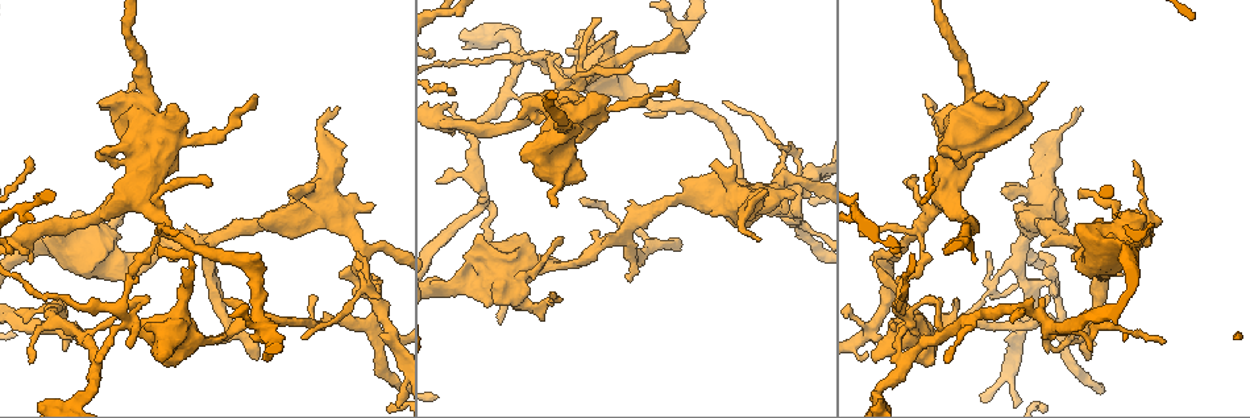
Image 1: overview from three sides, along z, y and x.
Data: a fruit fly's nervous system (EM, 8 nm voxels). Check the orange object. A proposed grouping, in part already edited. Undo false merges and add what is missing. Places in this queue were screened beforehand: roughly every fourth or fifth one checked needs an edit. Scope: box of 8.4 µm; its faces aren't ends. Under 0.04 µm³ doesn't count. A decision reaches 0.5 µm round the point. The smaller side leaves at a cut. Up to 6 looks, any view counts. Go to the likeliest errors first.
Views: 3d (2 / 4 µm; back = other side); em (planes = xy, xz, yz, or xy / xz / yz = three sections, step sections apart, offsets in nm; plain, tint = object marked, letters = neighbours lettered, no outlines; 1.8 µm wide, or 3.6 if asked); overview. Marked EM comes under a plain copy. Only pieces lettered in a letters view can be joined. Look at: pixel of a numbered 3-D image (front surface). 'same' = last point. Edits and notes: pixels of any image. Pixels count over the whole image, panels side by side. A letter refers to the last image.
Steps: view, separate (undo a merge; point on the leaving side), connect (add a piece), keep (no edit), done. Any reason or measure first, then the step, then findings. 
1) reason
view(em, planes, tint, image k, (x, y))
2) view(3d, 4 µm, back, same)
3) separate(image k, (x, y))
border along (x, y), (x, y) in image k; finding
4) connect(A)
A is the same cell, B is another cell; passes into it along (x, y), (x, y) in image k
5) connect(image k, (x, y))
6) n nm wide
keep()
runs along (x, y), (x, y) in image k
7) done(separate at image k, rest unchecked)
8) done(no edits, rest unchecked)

four arms meet
view(3d, 4 µm, back, image 1, (545, 65))

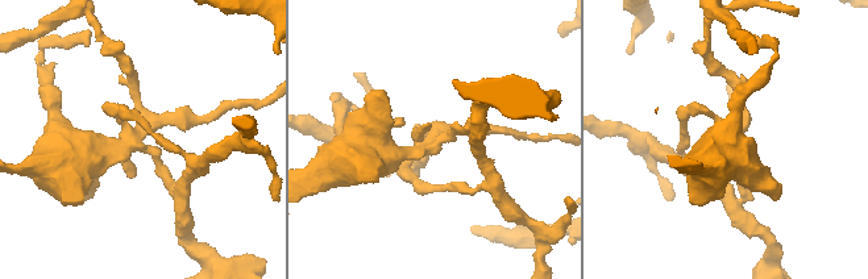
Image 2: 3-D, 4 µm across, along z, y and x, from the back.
view(em, planes, letters, image 2, (140, 143))

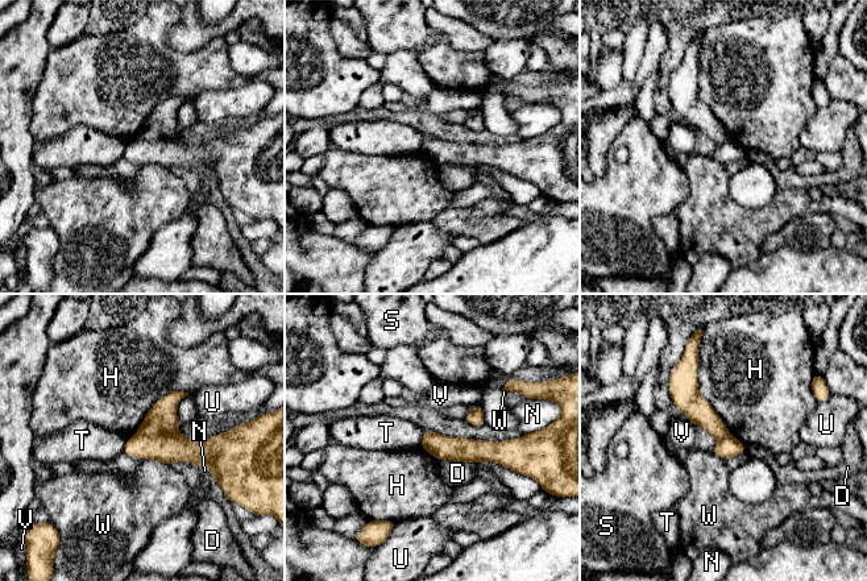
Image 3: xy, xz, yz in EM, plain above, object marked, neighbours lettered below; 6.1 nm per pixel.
separate(image 3, (162, 418))
D, H, N, S, T, U, V and W are other cells; border along (137, 432), (144, 435), (175, 434) in image 3; two cells meet here

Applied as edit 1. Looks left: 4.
view(overview)

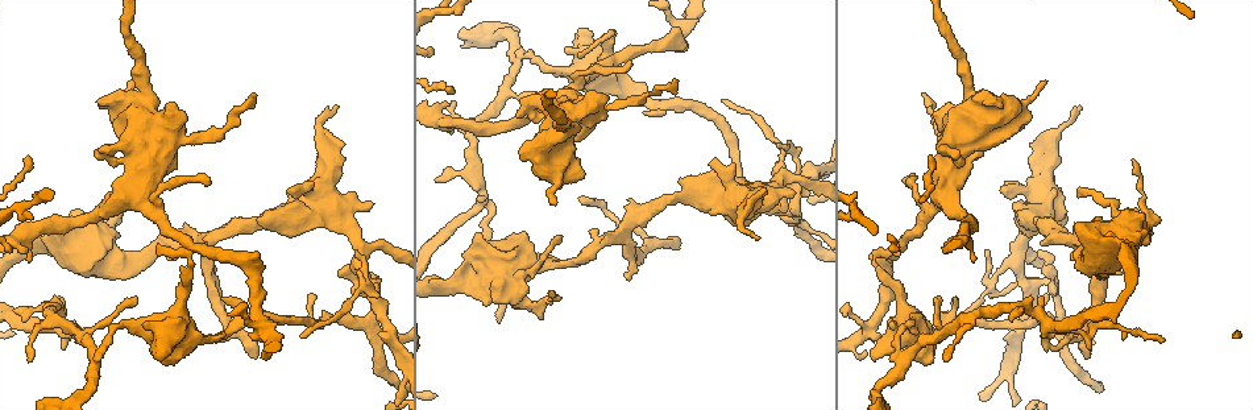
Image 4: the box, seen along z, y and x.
a fork
view(em, planes, letters, image 4, (1029, 284))

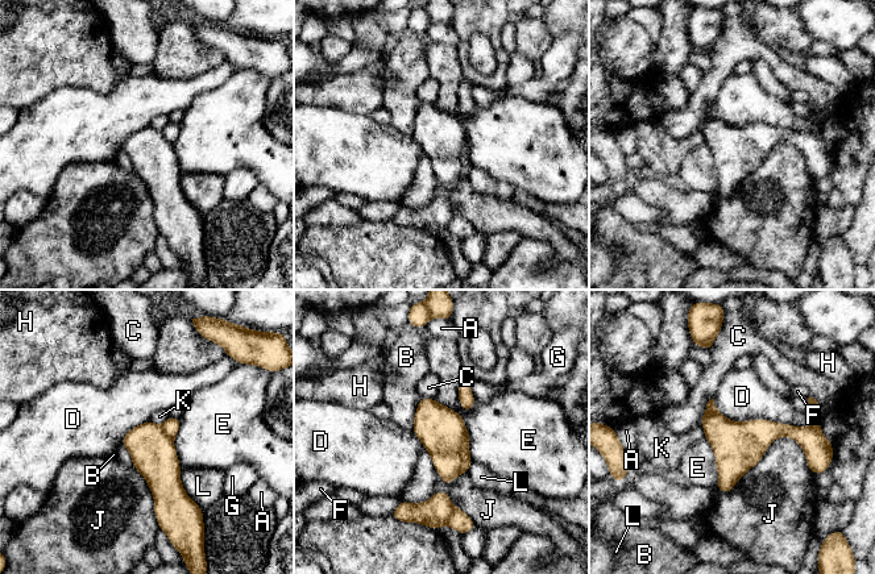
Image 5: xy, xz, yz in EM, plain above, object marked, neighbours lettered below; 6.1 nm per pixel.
280 nm wide
keep()
A, B, C, D, E, F, G, H, J, K and L are other cells; one cell here

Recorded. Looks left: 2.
sharp bend
view(em, xz, step 4, tint, image 4, (886, 263))

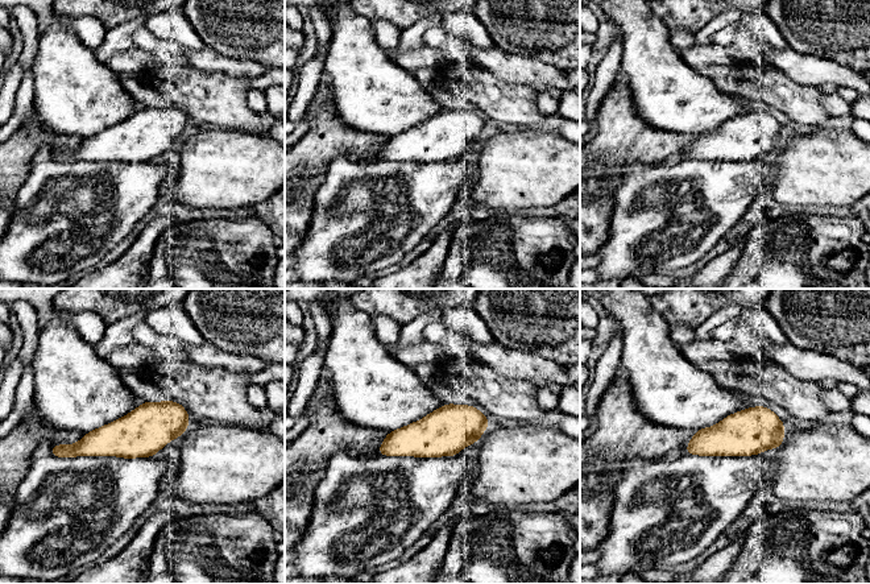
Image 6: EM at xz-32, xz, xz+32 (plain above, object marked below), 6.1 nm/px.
view(em, planes, letters, same)

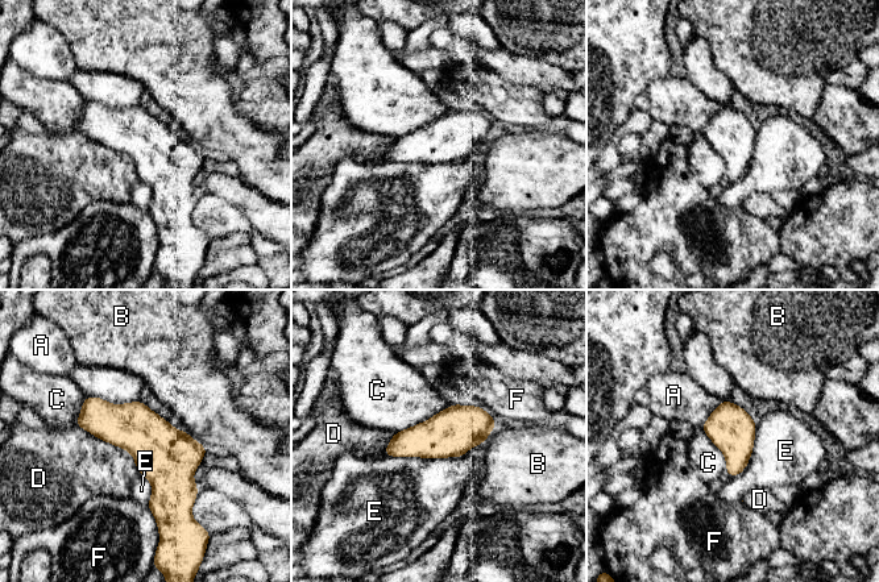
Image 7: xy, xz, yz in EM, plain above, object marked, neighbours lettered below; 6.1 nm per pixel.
280 nm wide; D touches over 500 nm
keep()
A, B, C, D, E and F are other cells; continuous, no second cell

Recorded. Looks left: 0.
done(separate at image 3, rest unchecked)

